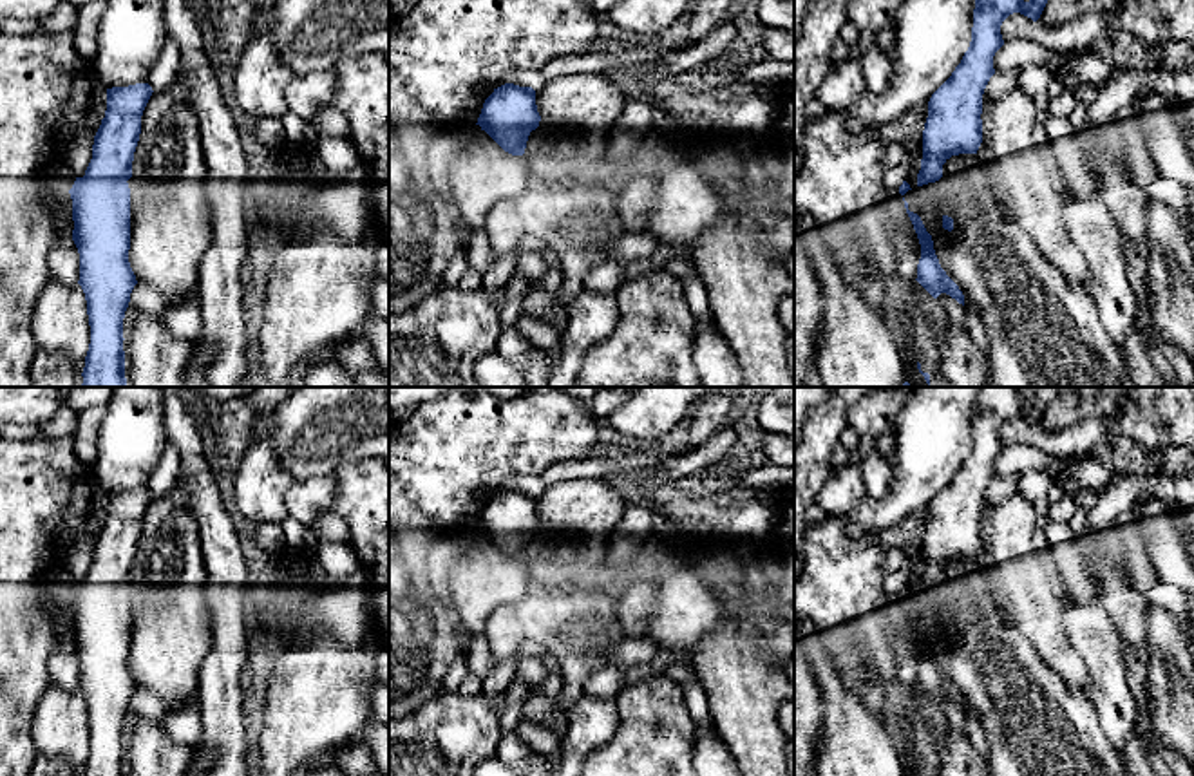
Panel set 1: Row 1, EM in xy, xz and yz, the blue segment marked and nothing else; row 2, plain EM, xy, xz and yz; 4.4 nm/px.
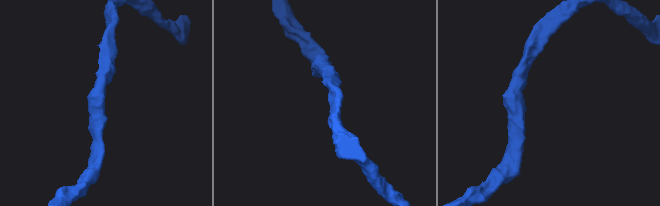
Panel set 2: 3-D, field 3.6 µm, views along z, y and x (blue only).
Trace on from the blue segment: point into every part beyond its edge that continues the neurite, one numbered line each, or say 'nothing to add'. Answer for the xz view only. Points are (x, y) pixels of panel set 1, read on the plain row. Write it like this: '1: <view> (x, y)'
nothing to add

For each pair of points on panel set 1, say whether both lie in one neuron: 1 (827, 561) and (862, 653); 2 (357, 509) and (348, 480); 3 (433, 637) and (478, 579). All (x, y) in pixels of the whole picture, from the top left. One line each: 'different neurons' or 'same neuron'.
1: same neuron
2: same neuron
3: different neurons

